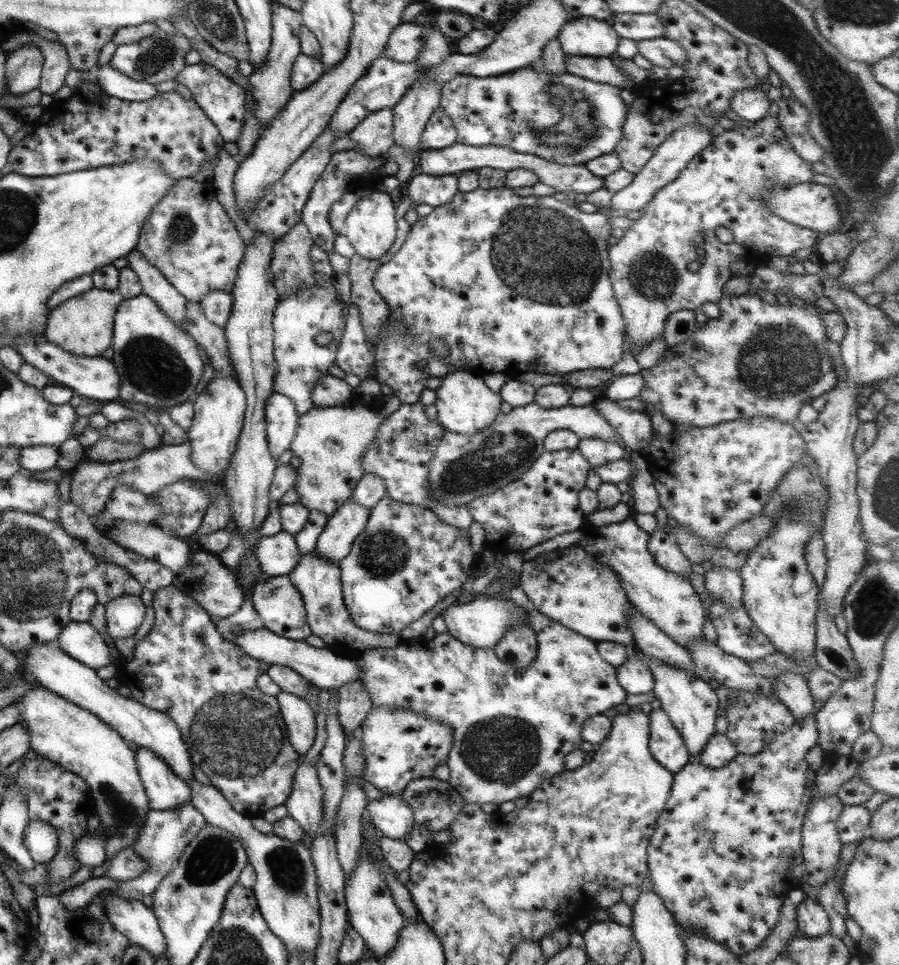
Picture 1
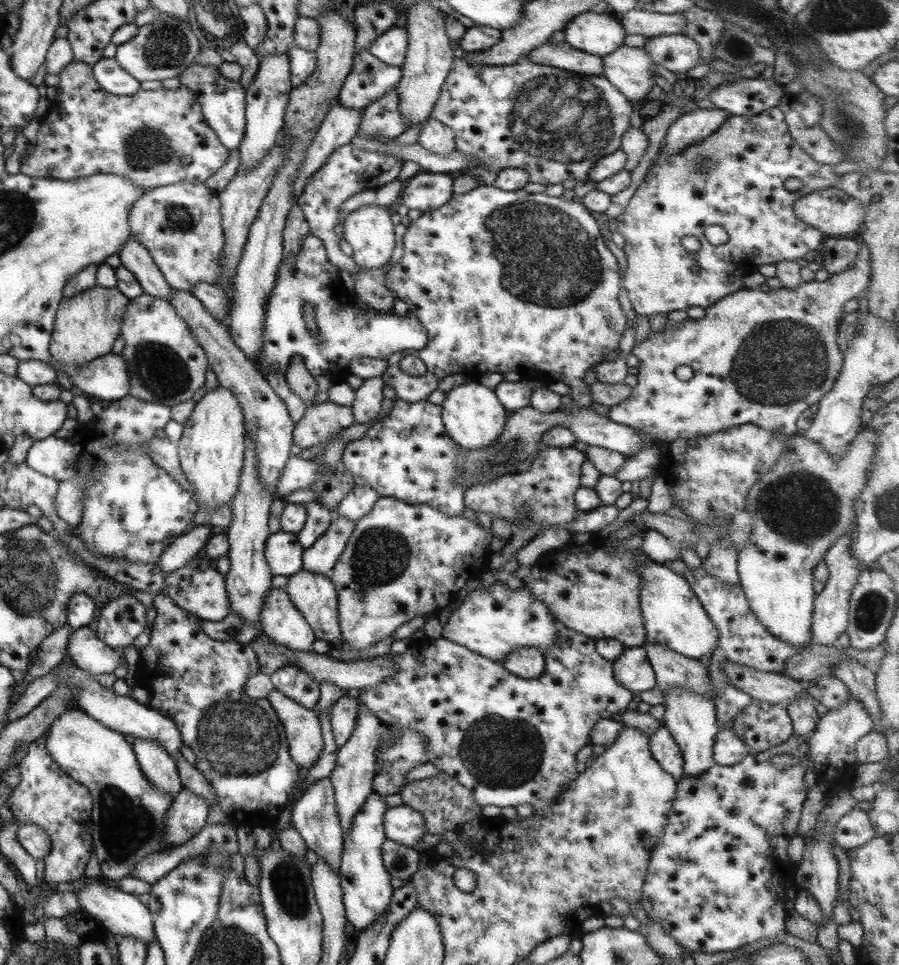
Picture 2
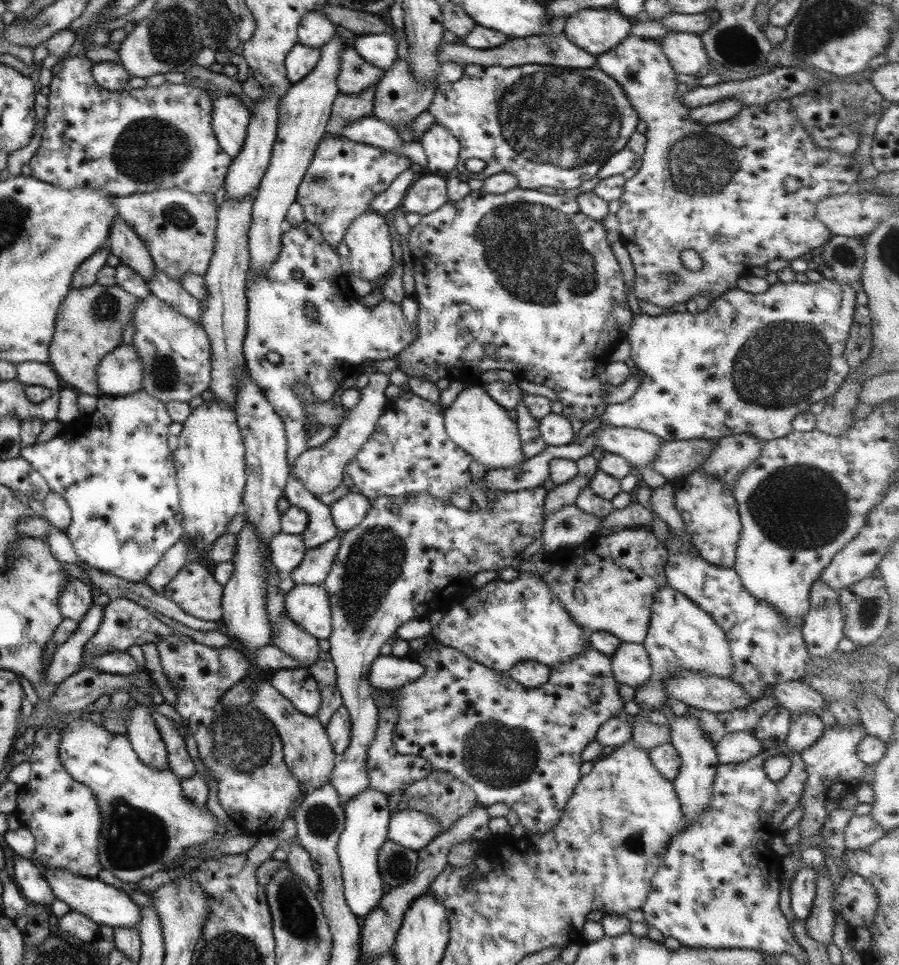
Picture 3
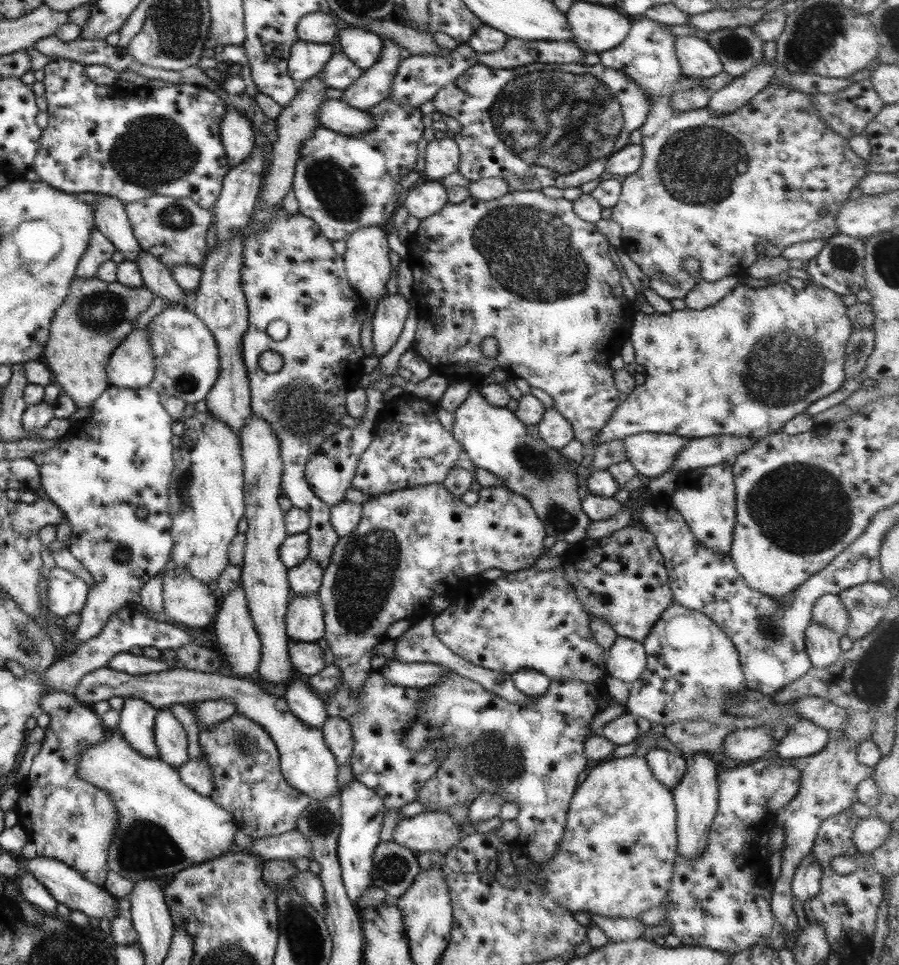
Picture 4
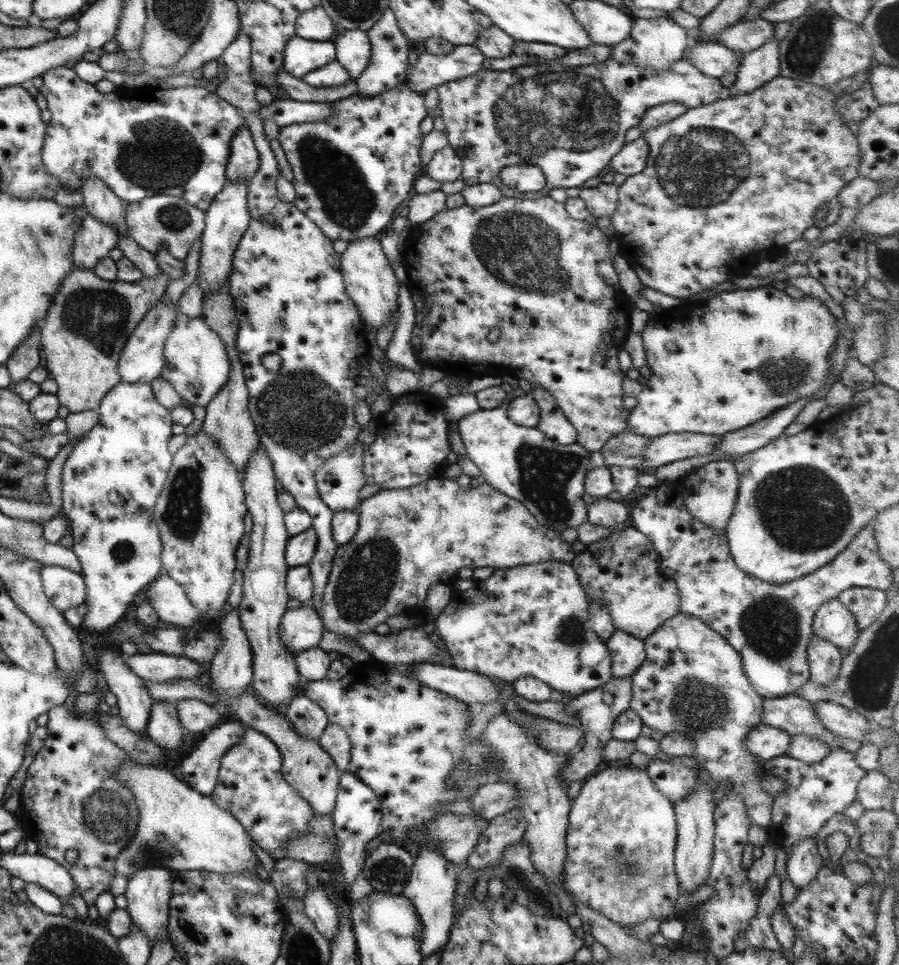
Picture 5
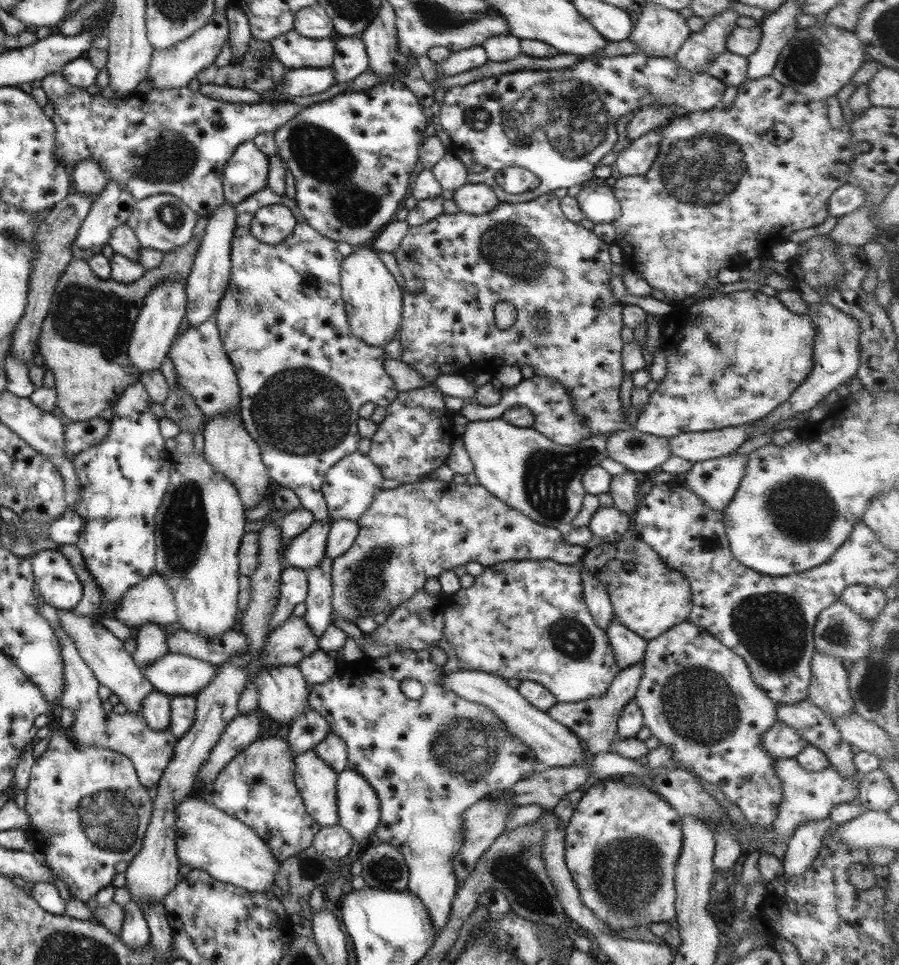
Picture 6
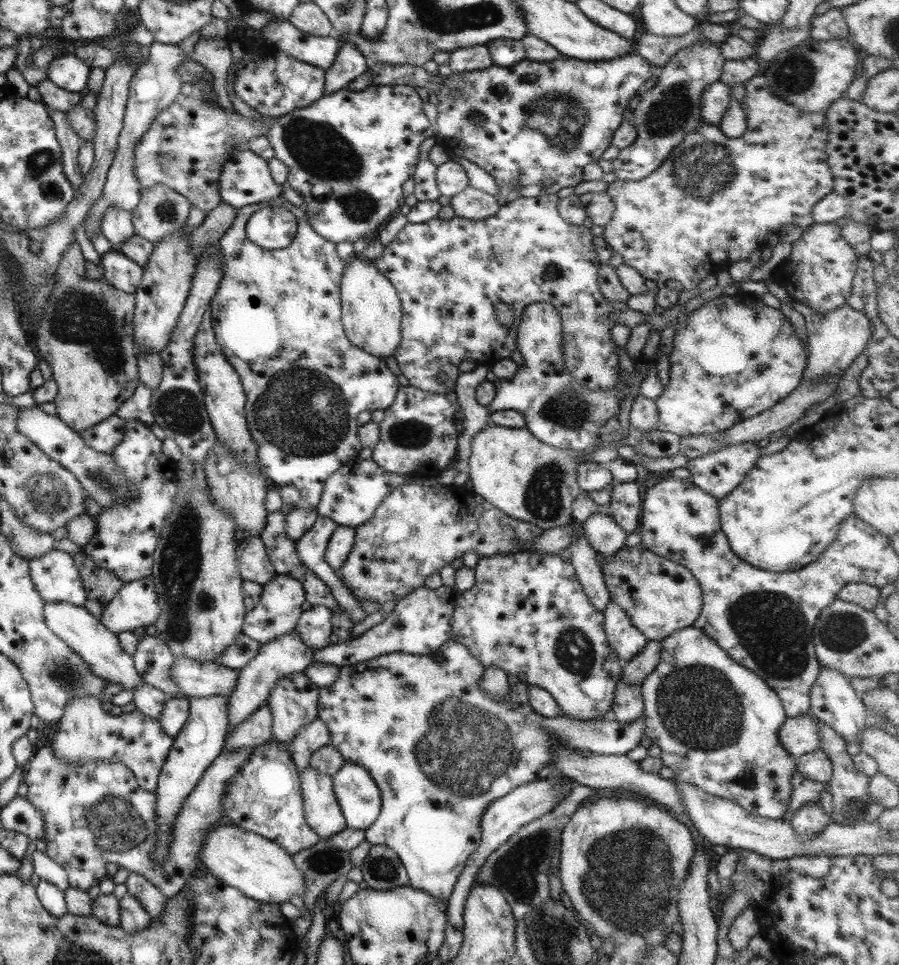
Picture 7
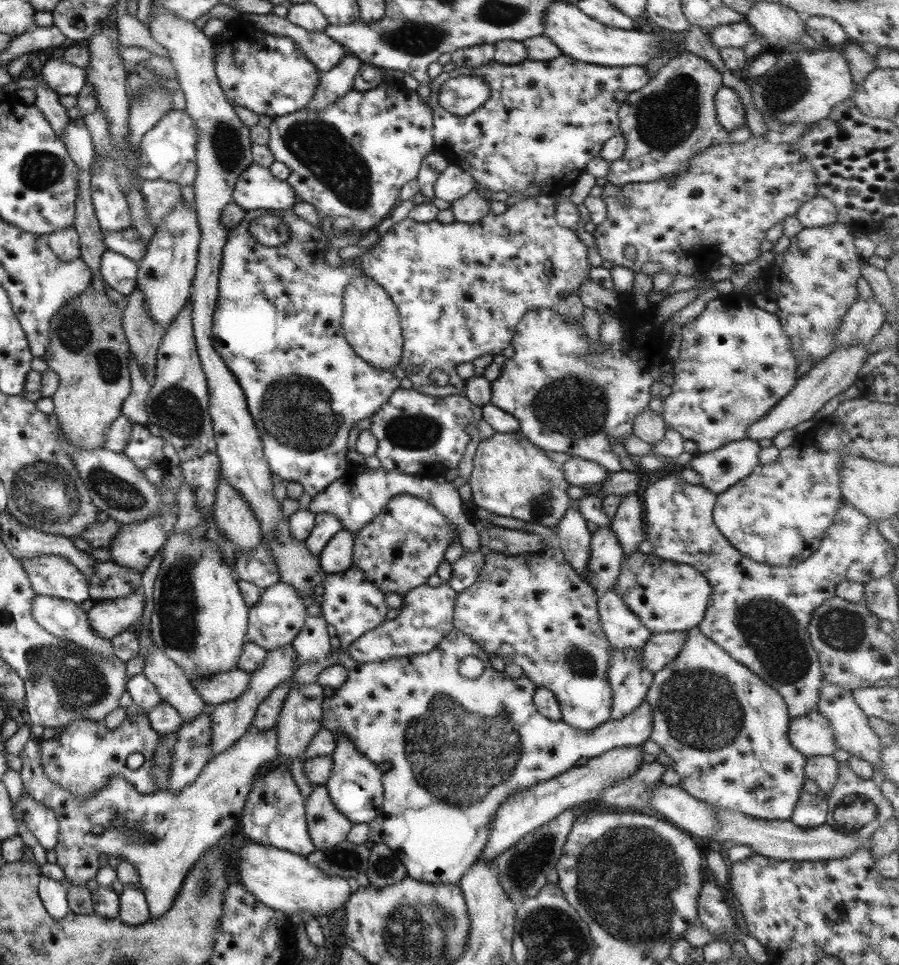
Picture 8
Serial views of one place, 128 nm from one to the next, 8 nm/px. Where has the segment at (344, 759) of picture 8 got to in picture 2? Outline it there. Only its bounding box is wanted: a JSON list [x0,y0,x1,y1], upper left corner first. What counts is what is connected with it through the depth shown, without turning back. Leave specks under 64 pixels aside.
[338,792,393,935]

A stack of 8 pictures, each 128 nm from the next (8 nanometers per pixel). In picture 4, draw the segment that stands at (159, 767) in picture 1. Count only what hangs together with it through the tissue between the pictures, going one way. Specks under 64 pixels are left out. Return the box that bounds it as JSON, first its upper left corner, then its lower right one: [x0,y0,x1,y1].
[115,696,158,758]

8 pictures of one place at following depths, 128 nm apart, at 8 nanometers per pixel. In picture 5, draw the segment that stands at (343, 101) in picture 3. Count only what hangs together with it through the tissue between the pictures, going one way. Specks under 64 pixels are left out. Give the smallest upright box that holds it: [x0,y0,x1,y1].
[354,8,411,98]

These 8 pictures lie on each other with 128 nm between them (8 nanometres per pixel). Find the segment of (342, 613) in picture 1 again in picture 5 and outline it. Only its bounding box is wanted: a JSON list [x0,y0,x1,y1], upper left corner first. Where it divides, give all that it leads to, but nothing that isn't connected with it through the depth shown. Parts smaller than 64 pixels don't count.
[279,605,323,656]

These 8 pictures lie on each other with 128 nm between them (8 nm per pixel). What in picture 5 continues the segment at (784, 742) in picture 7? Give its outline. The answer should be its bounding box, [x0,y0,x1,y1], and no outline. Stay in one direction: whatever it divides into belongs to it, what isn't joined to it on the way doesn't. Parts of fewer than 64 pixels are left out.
[745,725,791,761]

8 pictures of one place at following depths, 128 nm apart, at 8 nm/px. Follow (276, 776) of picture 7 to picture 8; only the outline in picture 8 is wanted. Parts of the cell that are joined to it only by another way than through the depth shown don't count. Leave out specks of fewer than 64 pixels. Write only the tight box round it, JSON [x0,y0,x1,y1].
[238,763,314,858]

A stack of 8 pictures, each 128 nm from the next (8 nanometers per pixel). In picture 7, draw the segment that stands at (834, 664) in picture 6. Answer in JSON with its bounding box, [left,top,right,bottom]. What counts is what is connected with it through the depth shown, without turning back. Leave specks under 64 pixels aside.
[809,666,869,744]

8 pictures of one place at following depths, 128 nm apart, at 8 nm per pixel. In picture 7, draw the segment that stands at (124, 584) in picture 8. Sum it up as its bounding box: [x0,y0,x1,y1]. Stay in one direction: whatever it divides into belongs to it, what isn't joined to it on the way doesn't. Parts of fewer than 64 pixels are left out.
[71,553,122,606]

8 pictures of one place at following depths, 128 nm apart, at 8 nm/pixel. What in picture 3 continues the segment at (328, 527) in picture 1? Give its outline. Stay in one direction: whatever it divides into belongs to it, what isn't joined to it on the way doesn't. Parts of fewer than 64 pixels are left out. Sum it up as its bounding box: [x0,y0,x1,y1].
[290,531,342,586]

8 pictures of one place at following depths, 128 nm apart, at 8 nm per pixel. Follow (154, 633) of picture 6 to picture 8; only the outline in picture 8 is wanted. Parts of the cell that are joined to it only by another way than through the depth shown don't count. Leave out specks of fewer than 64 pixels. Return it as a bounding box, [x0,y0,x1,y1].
[142,647,208,724]

